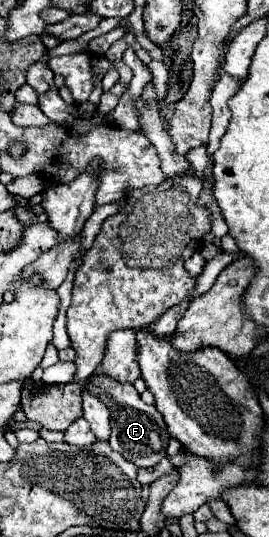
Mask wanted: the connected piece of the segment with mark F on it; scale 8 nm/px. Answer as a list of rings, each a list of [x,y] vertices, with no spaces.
[[[98,368],[94,372],[92,378],[92,386],[90,390],[108,406],[110,410],[110,426],[112,426],[112,434],[110,434],[110,446],[112,450],[120,452],[126,460],[134,462],[138,468],[150,468],[154,464],[158,464],[164,456],[166,456],[166,448],[170,442],[170,434],[168,434],[168,426],[162,420],[162,414],[154,408],[148,406],[140,400],[140,394],[136,392],[136,388],[132,384],[120,384],[116,380],[110,380],[102,368]]]

